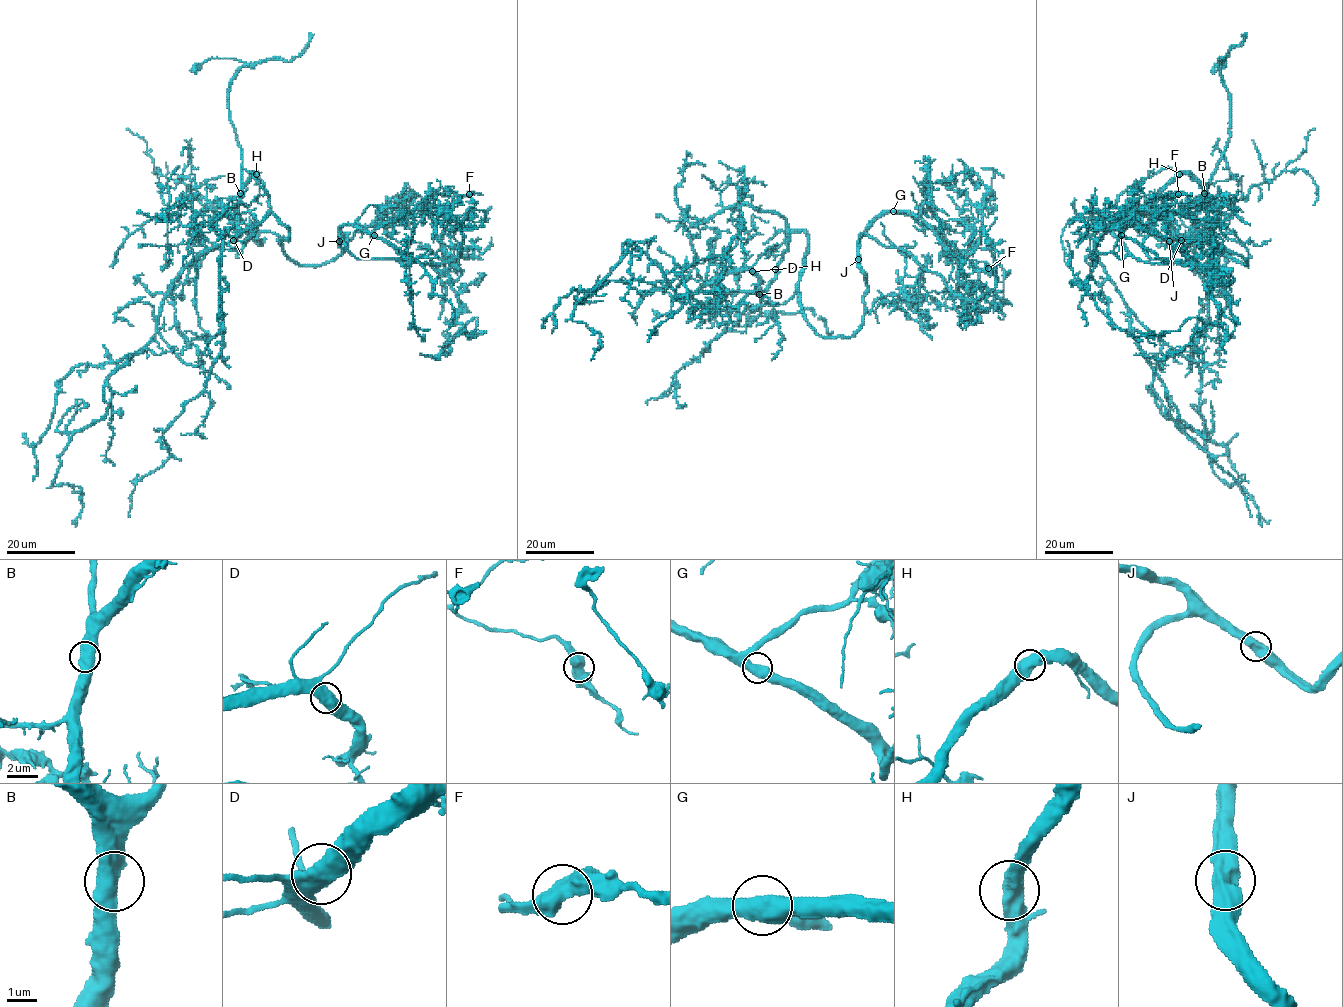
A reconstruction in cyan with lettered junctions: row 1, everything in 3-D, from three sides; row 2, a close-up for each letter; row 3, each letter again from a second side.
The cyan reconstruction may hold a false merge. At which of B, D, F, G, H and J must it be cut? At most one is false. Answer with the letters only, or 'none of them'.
none of them

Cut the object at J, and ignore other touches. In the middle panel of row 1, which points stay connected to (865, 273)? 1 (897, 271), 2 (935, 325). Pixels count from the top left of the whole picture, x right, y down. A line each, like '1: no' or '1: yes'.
1: yes
2: yes

